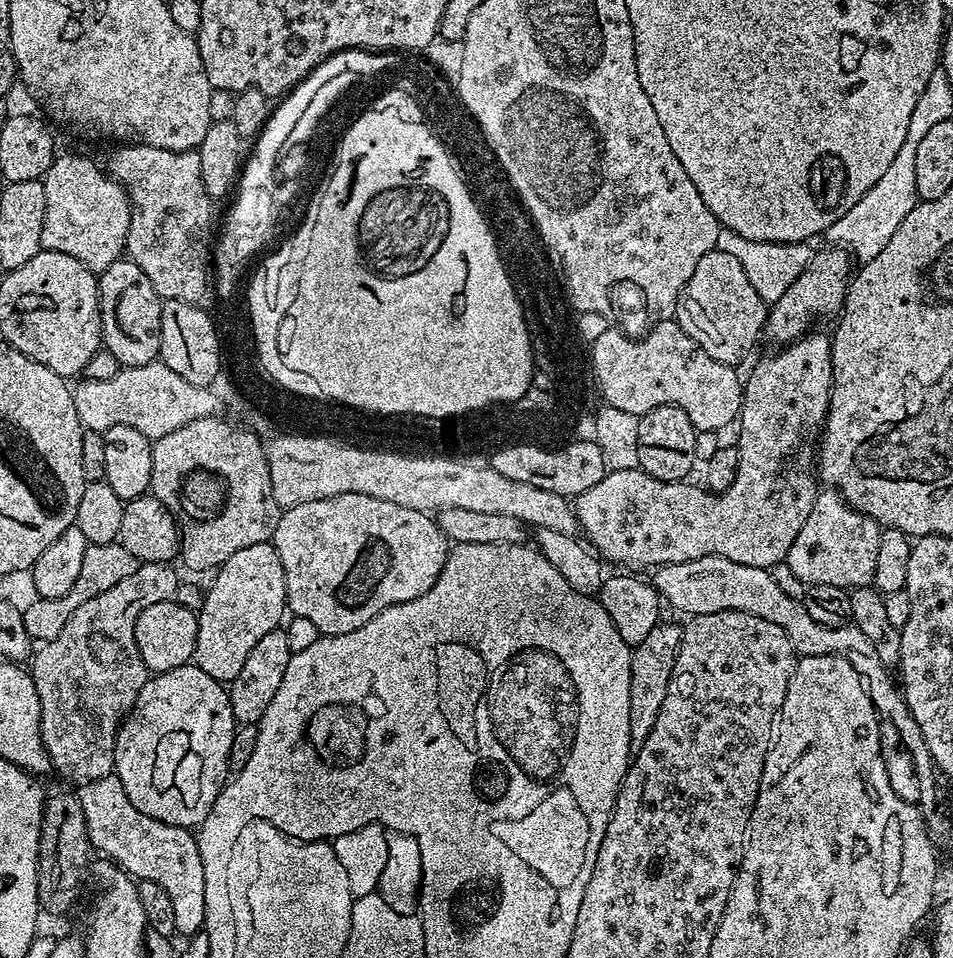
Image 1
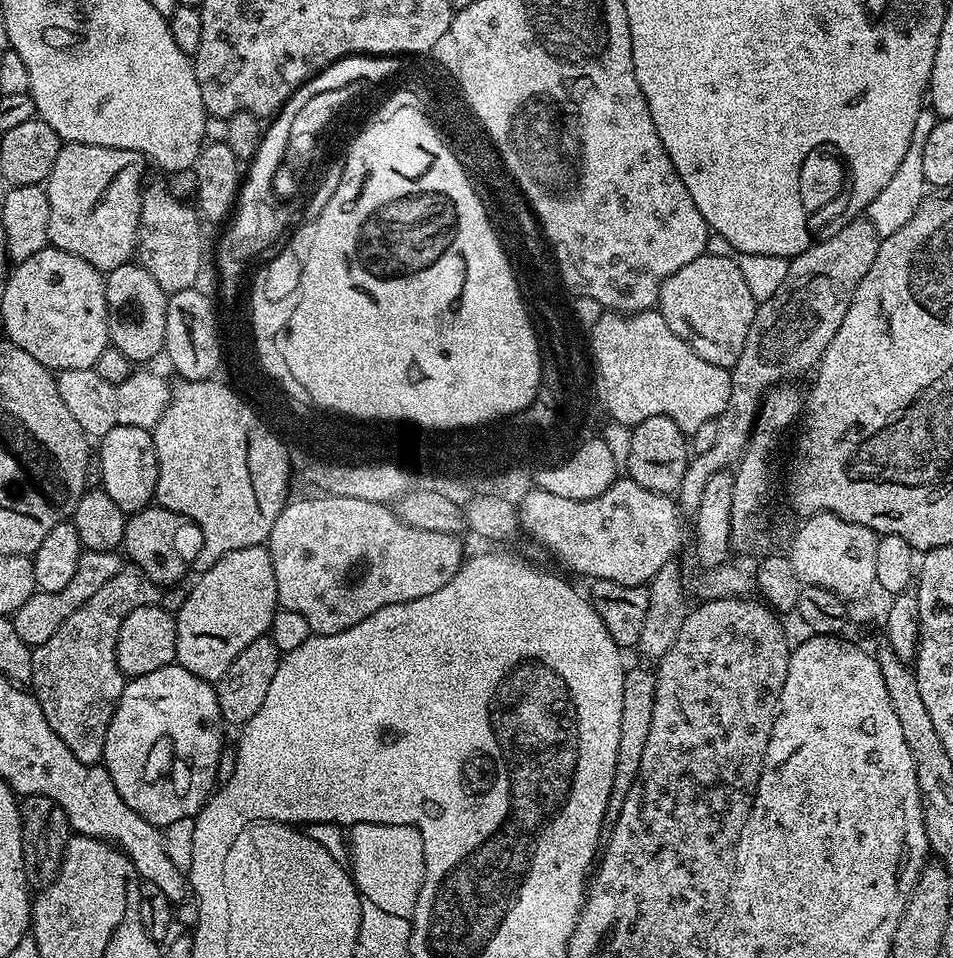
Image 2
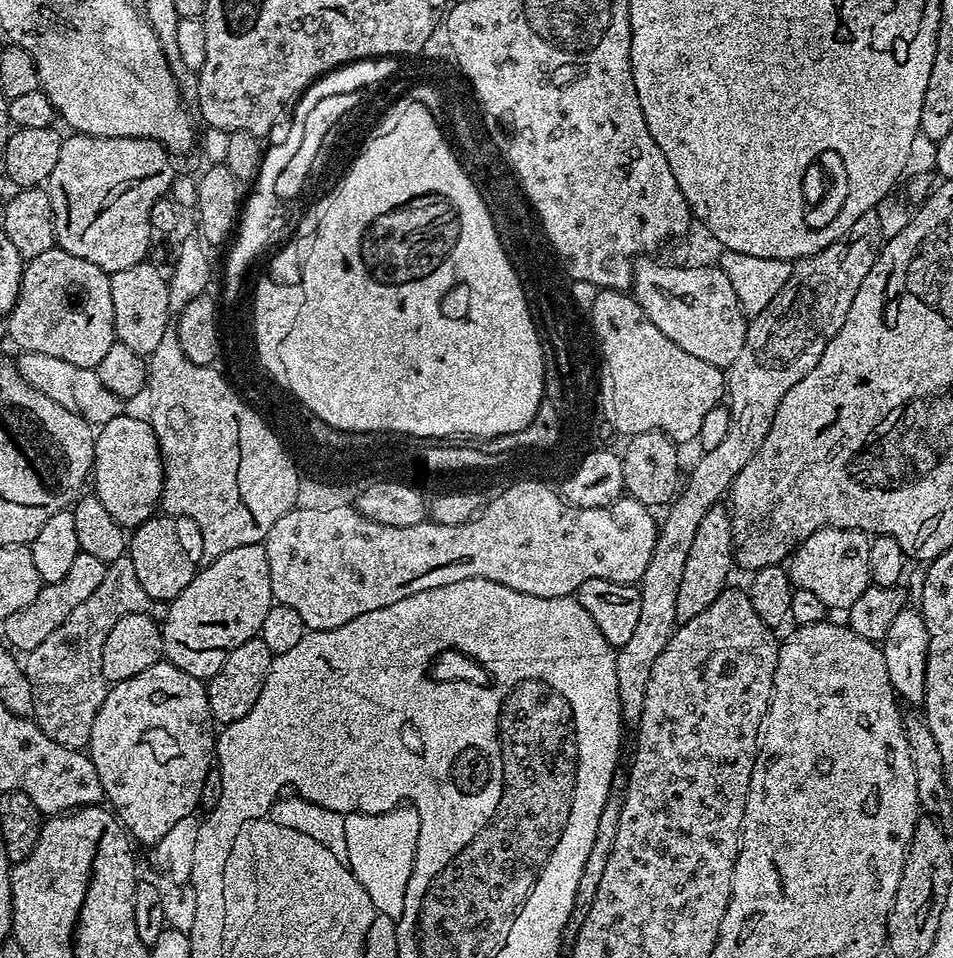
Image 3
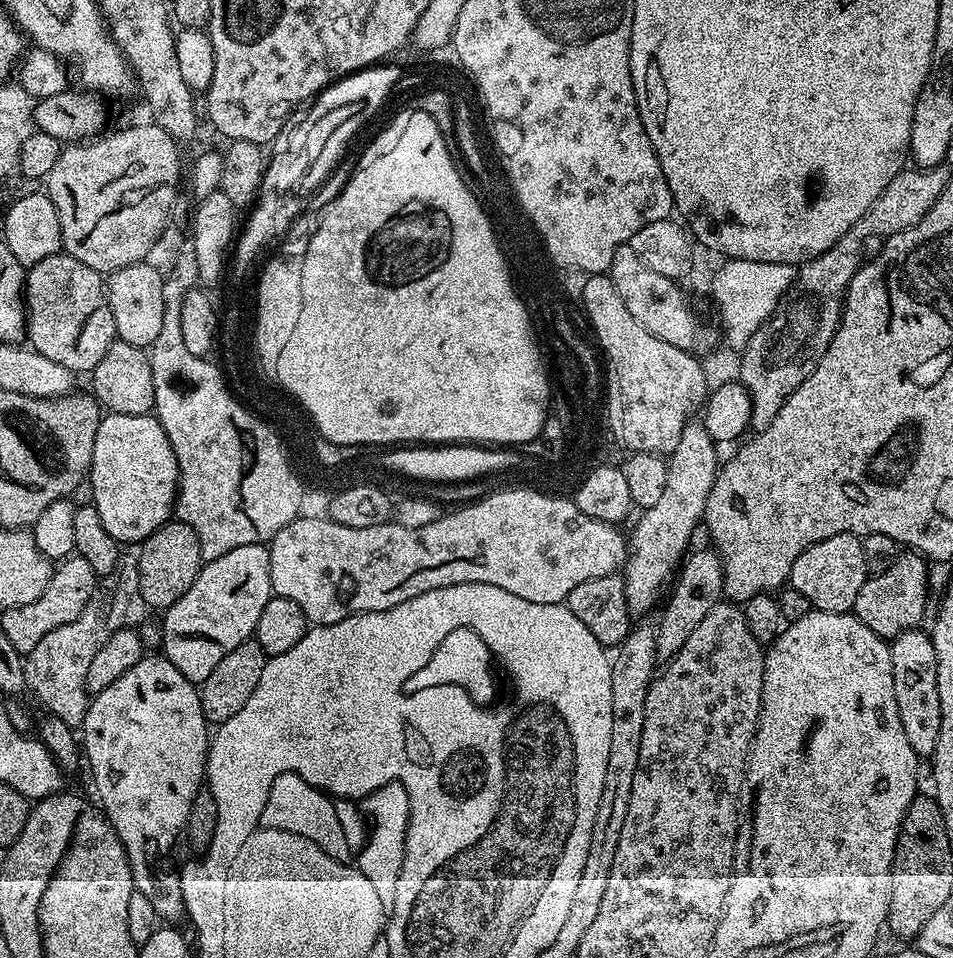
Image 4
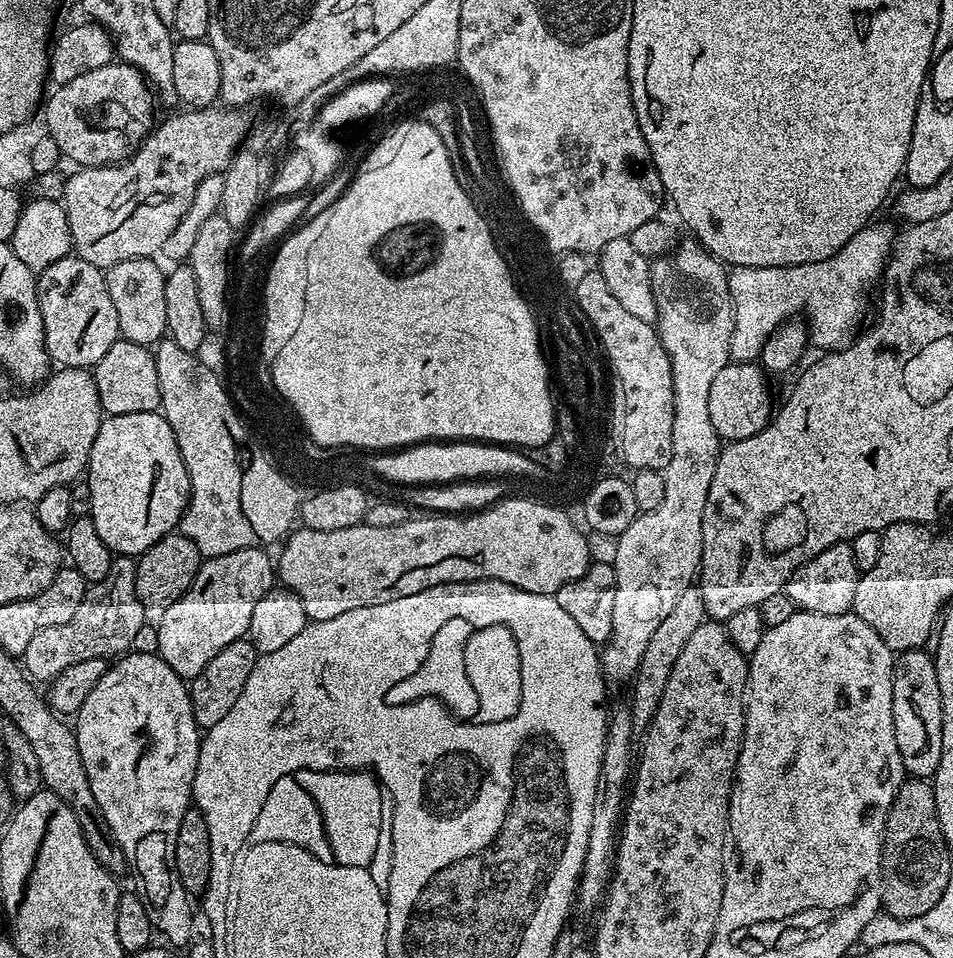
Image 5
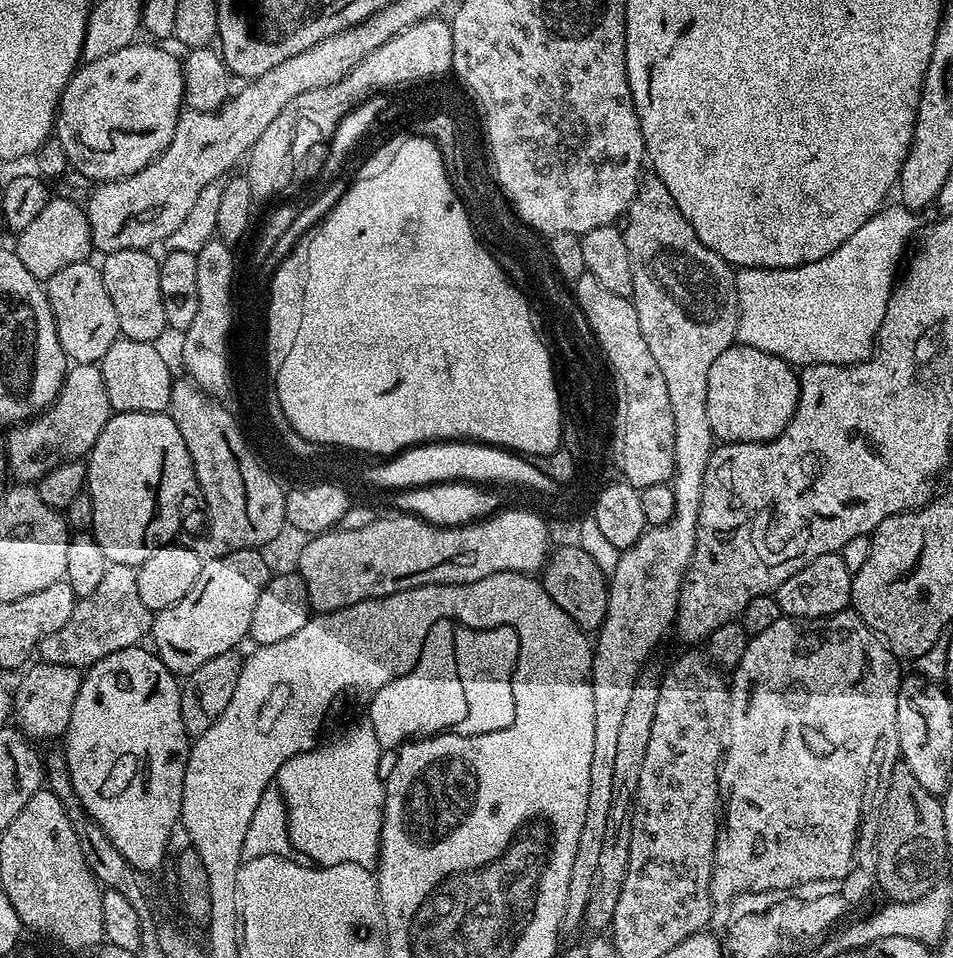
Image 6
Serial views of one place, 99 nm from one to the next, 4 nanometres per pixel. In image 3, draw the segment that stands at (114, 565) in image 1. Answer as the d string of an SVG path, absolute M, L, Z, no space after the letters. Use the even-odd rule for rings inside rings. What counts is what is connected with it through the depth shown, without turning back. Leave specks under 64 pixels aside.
M80 551L70 565L66 578L62 578L62 582L44 584L38 598L34 598L34 602L30 602L30 606L22 606L22 610L14 610L14 614L10 614L10 618L3 620L4 636L9 641L4 640L17 653L26 654L30 650L34 650L34 646L39 646L47 636L54 634L54 630L58 630L58 626L62 626L62 622L66 622L66 618L70 618L70 614L74 614L74 610L78 610L78 606L82 606L82 602L86 602L86 598L90 598L90 594L94 594L94 590L98 590L102 578L106 578L107 569L108 565L102 562L102 558L94 558L92 555Z

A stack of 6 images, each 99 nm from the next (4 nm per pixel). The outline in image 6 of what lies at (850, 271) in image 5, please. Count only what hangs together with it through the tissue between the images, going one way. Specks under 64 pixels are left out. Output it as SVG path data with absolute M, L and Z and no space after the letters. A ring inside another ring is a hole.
M899 202L892 203L881 207L865 224L858 226L858 230L854 230L854 234L850 234L850 238L846 238L838 250L826 258L818 258L818 262L797 268L739 269L736 272L736 293L740 307L736 327L737 341L758 350L766 350L766 354L774 354L793 366L857 364L867 360L874 351L886 306L898 279L896 263L899 262L908 239L912 235L915 237L922 228L922 223L916 217L919 215L913 209L906 208Z

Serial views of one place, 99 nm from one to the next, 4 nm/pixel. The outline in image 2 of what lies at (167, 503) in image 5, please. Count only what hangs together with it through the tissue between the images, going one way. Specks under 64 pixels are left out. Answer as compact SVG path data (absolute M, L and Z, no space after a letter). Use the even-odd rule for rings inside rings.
M114 426L104 436L99 437L101 482L106 494L114 498L115 504L125 514L141 512L153 503L158 482L158 458L152 441L152 433L138 426Z

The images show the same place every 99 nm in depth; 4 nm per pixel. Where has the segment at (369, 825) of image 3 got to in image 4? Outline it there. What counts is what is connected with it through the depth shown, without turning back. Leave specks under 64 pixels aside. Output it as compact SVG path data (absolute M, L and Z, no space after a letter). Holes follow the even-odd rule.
M392 781L377 785L371 795L361 799L360 808L366 813L370 827L364 847L357 853L356 866L373 883L384 910L390 912L397 892L398 874L401 873L405 858L405 834L408 832L410 814L409 795L401 783Z

